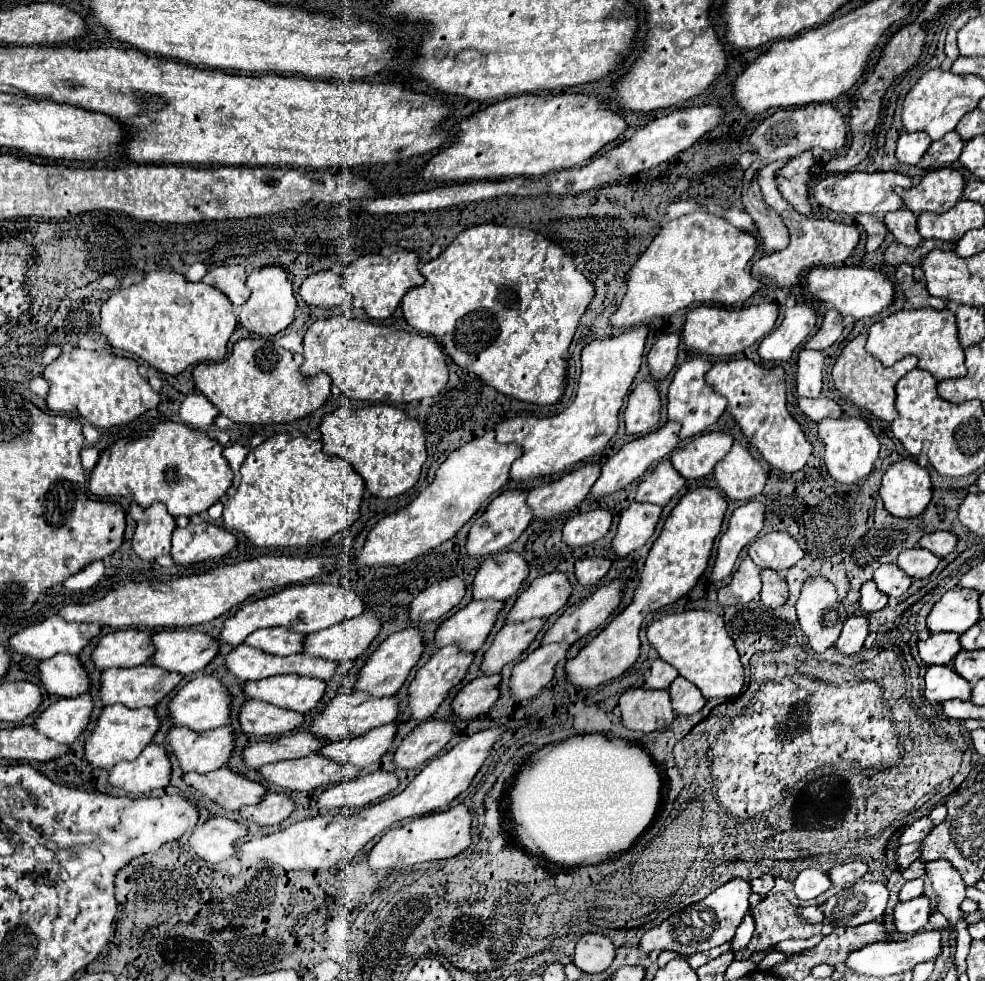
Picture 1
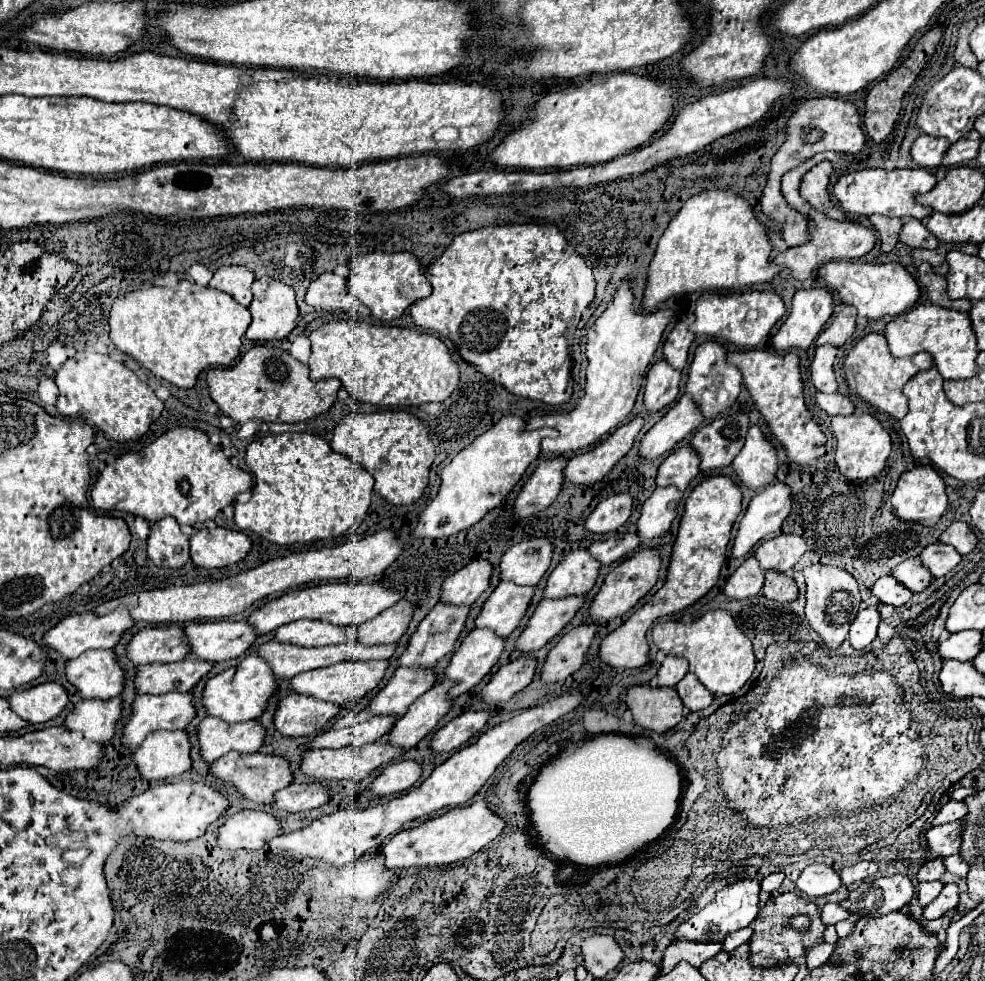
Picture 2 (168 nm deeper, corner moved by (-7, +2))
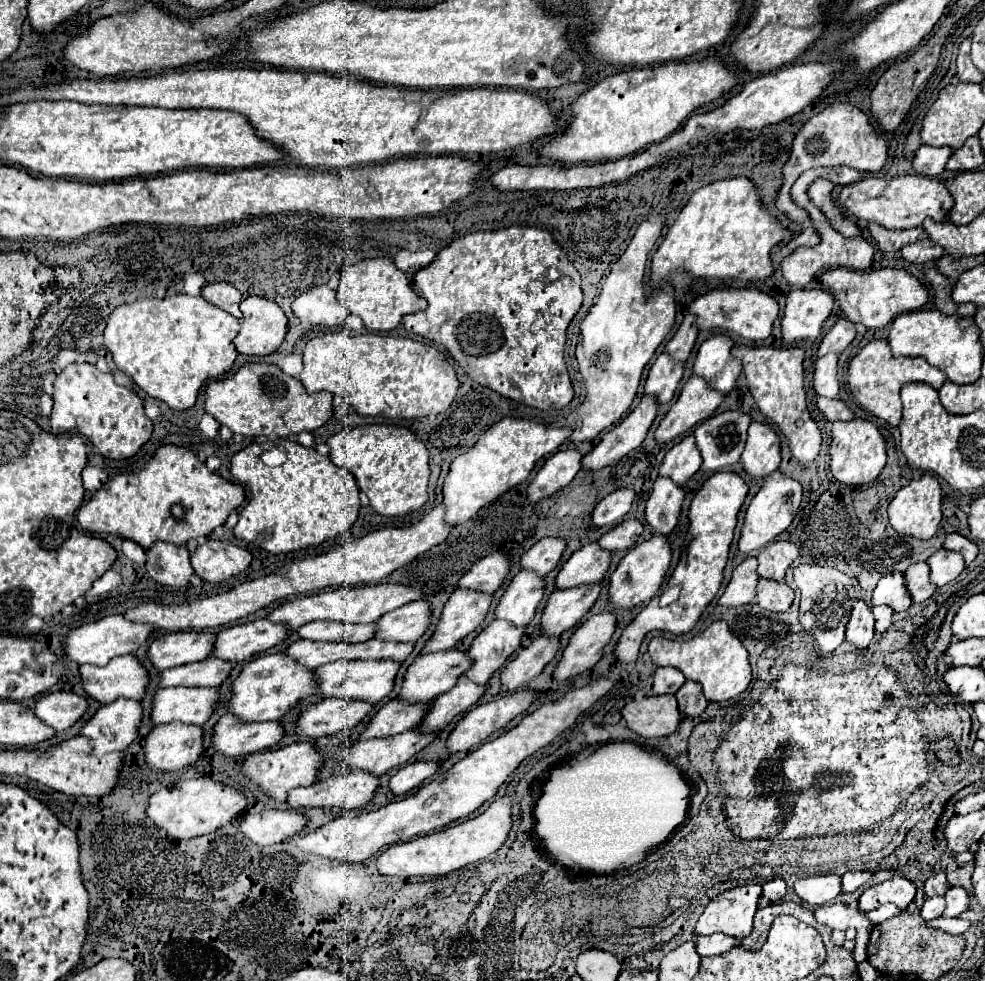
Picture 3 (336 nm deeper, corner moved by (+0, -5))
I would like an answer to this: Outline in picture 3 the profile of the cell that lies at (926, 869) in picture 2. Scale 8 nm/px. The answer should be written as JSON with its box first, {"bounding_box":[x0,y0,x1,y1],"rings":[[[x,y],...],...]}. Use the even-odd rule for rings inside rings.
{"bounding_box":[924,872,948,896],"rings":[[[934,872],[928,876],[926,884],[924,884],[924,892],[926,896],[944,896],[944,892],[948,890],[948,882],[946,882],[946,874],[944,872]]]}

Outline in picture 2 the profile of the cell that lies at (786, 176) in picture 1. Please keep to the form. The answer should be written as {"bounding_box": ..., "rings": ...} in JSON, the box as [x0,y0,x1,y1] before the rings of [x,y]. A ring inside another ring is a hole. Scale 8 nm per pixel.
{"bounding_box":[801,161,847,219],"rings":[[[823,161],[819,165],[815,165],[811,169],[811,173],[807,173],[803,177],[803,183],[801,183],[801,195],[803,199],[807,199],[815,209],[821,209],[823,213],[827,213],[831,219],[847,219],[847,215],[843,215],[843,211],[835,209],[835,205],[831,203],[831,197],[827,195],[827,185],[829,185],[829,179],[831,179],[831,173],[833,173],[833,165],[829,161]]]}

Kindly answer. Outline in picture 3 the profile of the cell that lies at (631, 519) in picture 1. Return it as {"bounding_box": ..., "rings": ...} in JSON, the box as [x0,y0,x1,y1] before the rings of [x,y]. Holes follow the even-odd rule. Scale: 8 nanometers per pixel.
{"bounding_box":[646,478,684,534],"rings":[[[658,478],[654,482],[652,494],[646,502],[646,524],[652,528],[652,534],[670,534],[678,524],[680,508],[684,500],[684,490],[676,486],[670,478]]]}

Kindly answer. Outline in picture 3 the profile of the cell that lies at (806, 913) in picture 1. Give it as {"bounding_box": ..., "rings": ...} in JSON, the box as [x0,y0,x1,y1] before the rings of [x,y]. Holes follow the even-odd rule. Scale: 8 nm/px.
{"bounding_box":[814,904,872,964],"rings":[[[828,904],[828,906],[816,908],[814,916],[816,916],[818,924],[824,924],[832,930],[854,928],[856,930],[856,942],[853,950],[854,960],[857,964],[866,961],[872,922],[864,914],[860,914],[856,908],[850,908],[850,906],[844,906],[844,904]]]}

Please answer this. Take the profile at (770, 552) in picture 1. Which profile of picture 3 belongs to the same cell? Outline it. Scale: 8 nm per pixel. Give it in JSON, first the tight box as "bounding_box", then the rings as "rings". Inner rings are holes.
{"bounding_box":[758,542,798,580],"rings":[[[772,542],[760,550],[758,558],[758,574],[770,580],[784,580],[788,566],[798,556],[798,548],[792,542]]]}

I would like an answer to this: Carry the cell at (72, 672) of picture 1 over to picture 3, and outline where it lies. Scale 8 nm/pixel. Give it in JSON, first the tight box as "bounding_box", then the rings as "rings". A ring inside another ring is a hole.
{"bounding_box":[80,654,148,704],"rings":[[[128,654],[112,658],[106,666],[82,664],[80,680],[90,698],[100,704],[108,704],[116,698],[140,700],[148,684],[148,672],[132,654]]]}

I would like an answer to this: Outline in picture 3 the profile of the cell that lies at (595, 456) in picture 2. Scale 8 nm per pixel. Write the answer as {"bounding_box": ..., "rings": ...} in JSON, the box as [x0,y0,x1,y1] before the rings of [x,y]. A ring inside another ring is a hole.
{"bounding_box":[582,396,658,470],"rings":[[[644,396],[640,404],[618,426],[606,432],[600,444],[582,458],[582,470],[602,470],[638,448],[646,438],[646,432],[652,426],[656,412],[658,404],[652,398]]]}

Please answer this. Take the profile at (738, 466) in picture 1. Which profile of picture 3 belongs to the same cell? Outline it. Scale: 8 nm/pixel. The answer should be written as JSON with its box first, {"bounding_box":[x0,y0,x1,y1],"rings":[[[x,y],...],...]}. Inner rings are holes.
{"bounding_box":[740,422,780,478],"rings":[[[752,422],[740,462],[748,476],[766,478],[780,466],[780,436],[770,426]]]}

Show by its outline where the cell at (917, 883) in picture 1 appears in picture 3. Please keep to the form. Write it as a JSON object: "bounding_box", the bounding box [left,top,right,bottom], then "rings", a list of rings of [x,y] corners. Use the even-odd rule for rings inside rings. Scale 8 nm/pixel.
{"bounding_box":[920,896,944,920],"rings":[[[936,896],[936,898],[926,898],[922,908],[920,908],[920,914],[924,920],[932,920],[932,918],[938,918],[944,910],[944,898],[942,896]]]}

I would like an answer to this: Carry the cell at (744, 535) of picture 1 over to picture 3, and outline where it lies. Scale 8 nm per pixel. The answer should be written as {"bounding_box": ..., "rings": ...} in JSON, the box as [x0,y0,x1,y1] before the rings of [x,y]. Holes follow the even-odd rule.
{"bounding_box":[738,470,802,554],"rings":[[[778,470],[772,472],[764,480],[764,486],[758,490],[758,494],[752,498],[752,502],[746,510],[746,518],[744,518],[744,524],[740,530],[738,550],[742,554],[750,554],[750,552],[764,548],[768,542],[772,542],[780,532],[784,532],[790,526],[790,522],[794,520],[794,516],[798,512],[800,502],[802,502],[802,486],[796,480],[780,474]]]}

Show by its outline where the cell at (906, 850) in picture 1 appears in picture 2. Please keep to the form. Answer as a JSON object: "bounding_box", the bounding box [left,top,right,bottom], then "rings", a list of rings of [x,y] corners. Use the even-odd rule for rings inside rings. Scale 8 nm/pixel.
{"bounding_box":[927,819,963,857],"rings":[[[955,819],[951,823],[935,825],[931,831],[927,831],[929,851],[933,855],[941,855],[941,857],[959,853],[961,835],[963,835],[963,819]]]}

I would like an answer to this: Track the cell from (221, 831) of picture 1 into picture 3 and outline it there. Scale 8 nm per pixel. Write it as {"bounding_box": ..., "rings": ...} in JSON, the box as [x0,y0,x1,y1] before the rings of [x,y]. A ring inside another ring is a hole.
{"bounding_box":[240,810,306,846],"rings":[[[264,810],[258,814],[246,814],[240,822],[240,830],[256,846],[270,846],[298,834],[304,824],[306,816],[296,810]]]}

